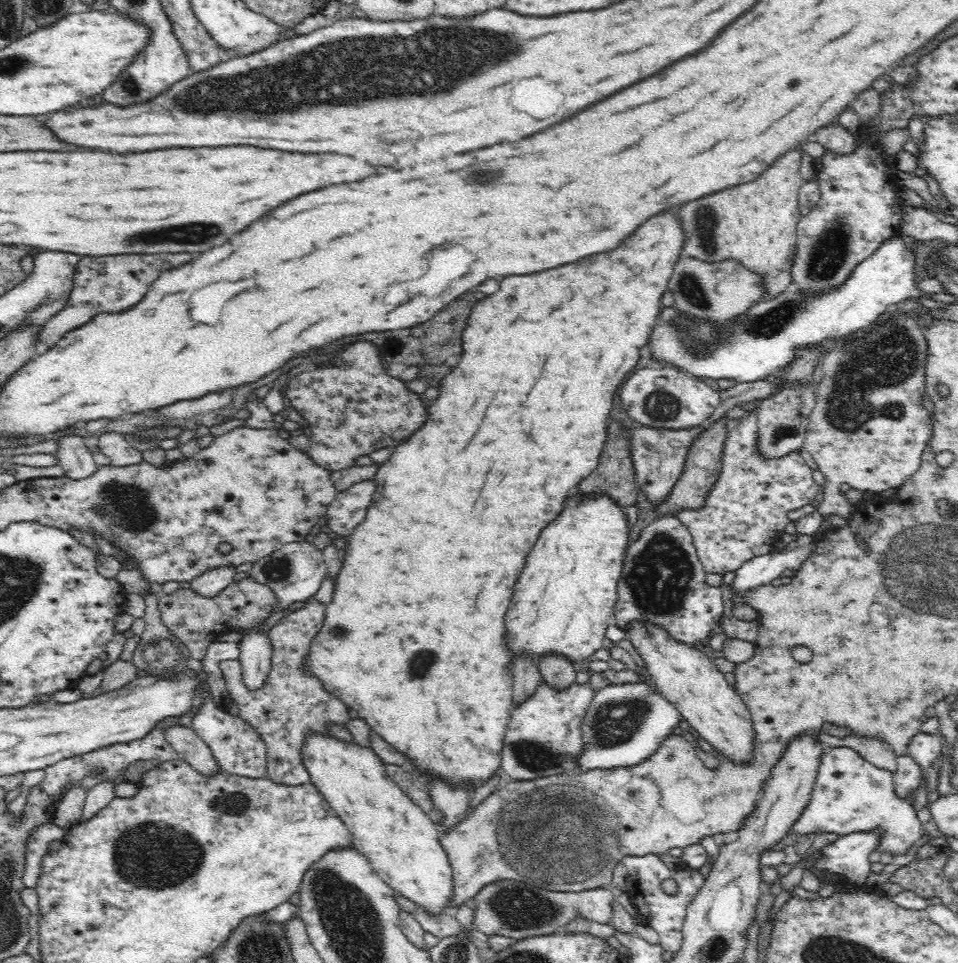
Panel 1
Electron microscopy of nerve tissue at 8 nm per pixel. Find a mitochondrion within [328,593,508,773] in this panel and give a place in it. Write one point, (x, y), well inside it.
(421, 661)

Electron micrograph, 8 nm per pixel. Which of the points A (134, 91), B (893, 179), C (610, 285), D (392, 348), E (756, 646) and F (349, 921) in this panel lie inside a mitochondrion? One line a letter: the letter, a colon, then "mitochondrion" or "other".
A: mitochondrion
B: other
C: other
D: other
E: other
F: mitochondrion

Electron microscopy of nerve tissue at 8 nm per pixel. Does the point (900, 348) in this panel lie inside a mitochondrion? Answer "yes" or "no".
yes

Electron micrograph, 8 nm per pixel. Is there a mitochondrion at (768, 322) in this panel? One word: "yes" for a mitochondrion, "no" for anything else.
yes

